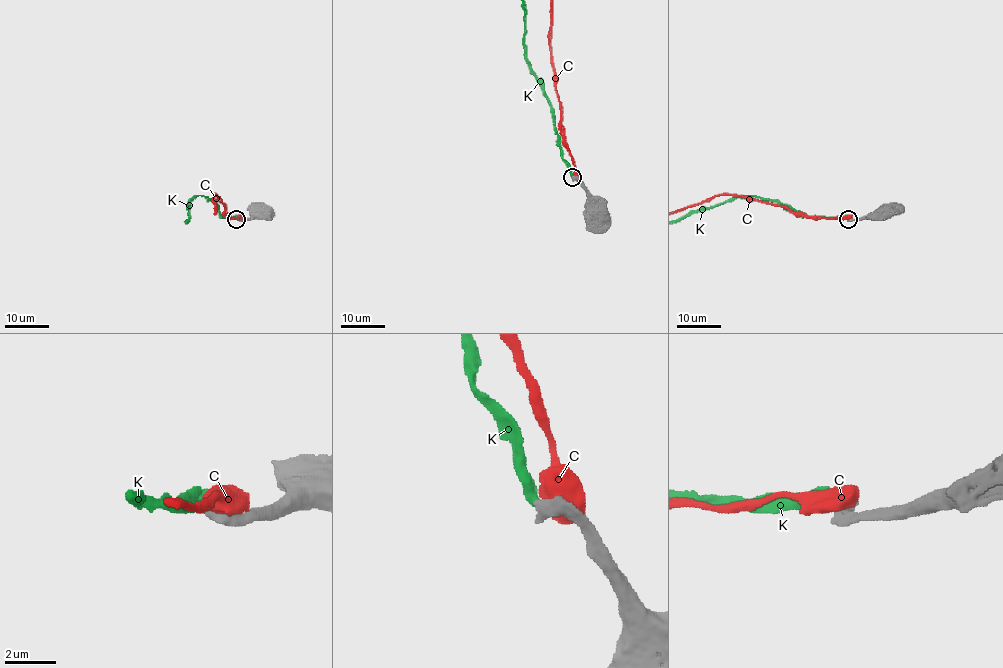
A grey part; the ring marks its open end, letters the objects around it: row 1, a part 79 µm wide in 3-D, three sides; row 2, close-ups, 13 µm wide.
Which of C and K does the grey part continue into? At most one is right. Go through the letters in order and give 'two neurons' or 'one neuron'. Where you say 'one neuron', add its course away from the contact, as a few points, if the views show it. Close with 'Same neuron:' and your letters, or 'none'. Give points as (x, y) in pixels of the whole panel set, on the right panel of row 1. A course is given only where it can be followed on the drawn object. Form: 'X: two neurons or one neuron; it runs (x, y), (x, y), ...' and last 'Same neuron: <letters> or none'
C: two neurons
K: two neurons
Same neuron: none

